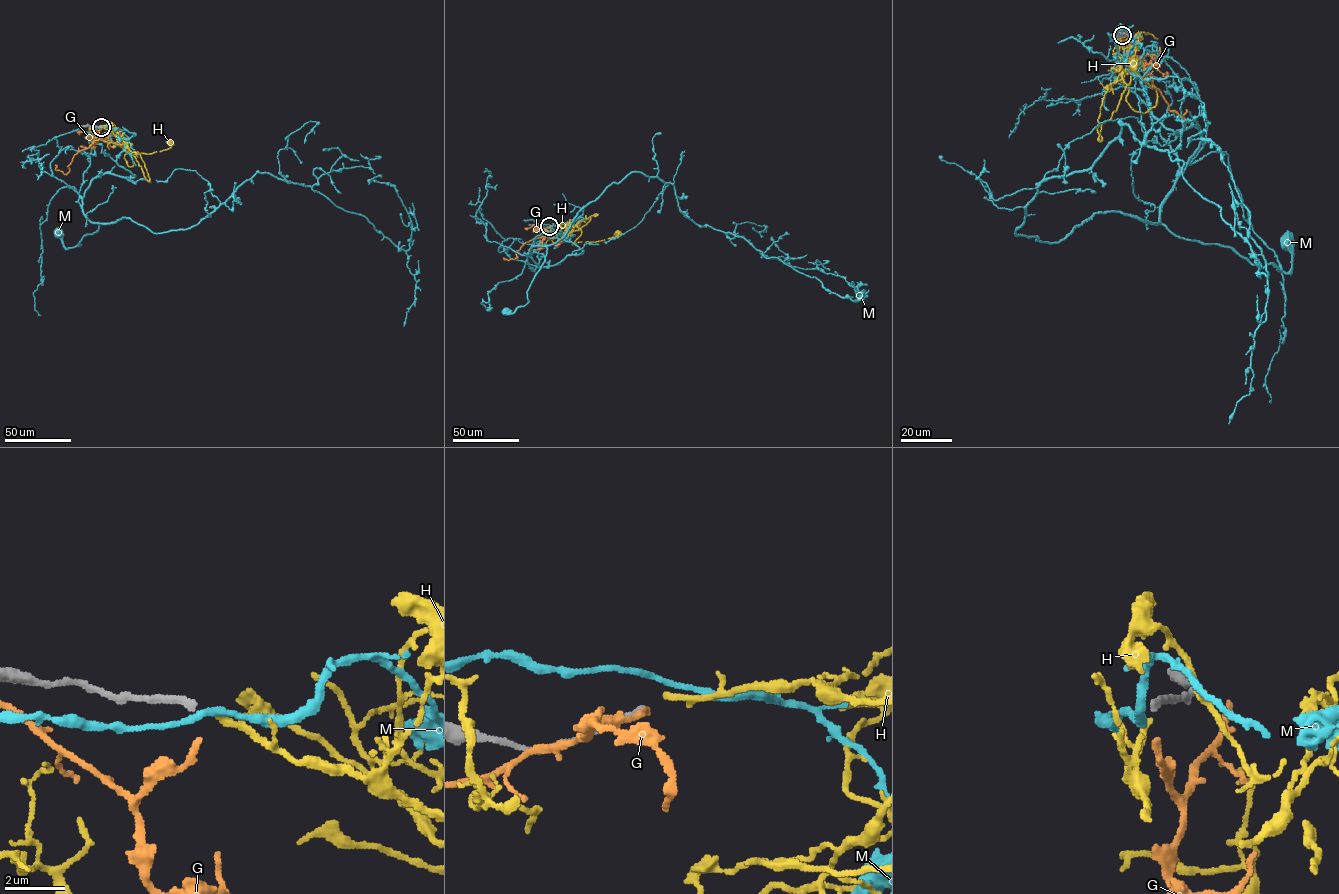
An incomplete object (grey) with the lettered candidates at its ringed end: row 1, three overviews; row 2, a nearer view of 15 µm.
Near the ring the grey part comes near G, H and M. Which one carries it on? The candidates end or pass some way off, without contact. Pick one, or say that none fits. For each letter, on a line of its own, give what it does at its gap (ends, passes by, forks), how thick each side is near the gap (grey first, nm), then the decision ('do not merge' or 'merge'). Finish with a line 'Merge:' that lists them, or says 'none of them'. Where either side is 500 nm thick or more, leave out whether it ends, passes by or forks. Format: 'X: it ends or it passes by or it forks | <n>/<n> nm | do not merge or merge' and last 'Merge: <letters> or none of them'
G: it ends | 190/200 nm | do not merge
H: it ends | 190/200 nm | merge
M: it passes by | 190/200 nm | do not merge
Merge: H

